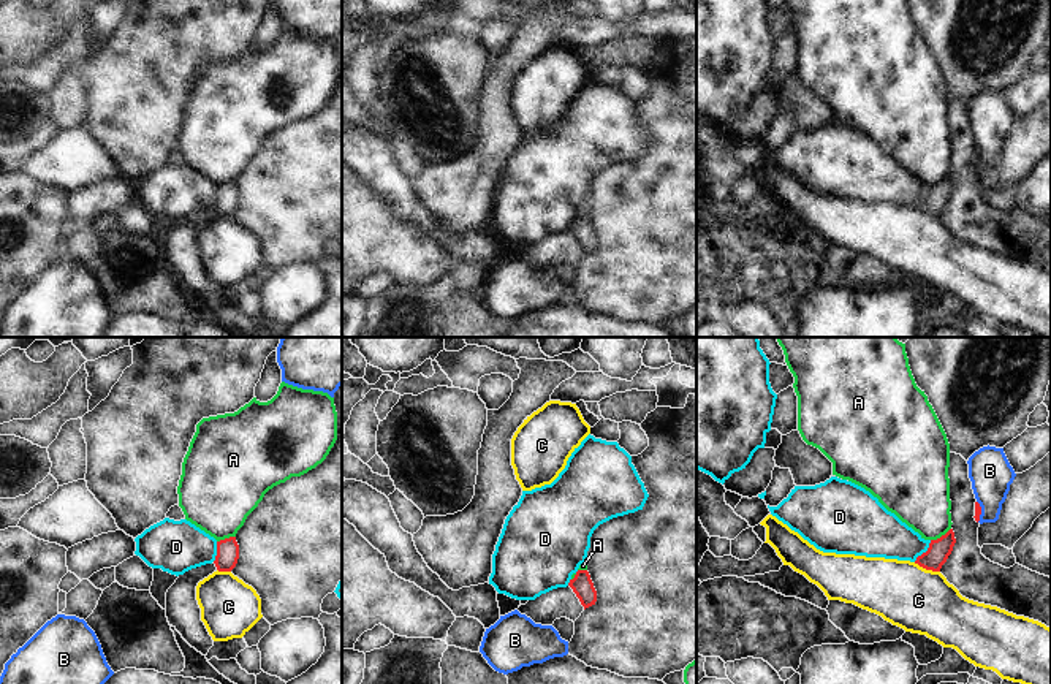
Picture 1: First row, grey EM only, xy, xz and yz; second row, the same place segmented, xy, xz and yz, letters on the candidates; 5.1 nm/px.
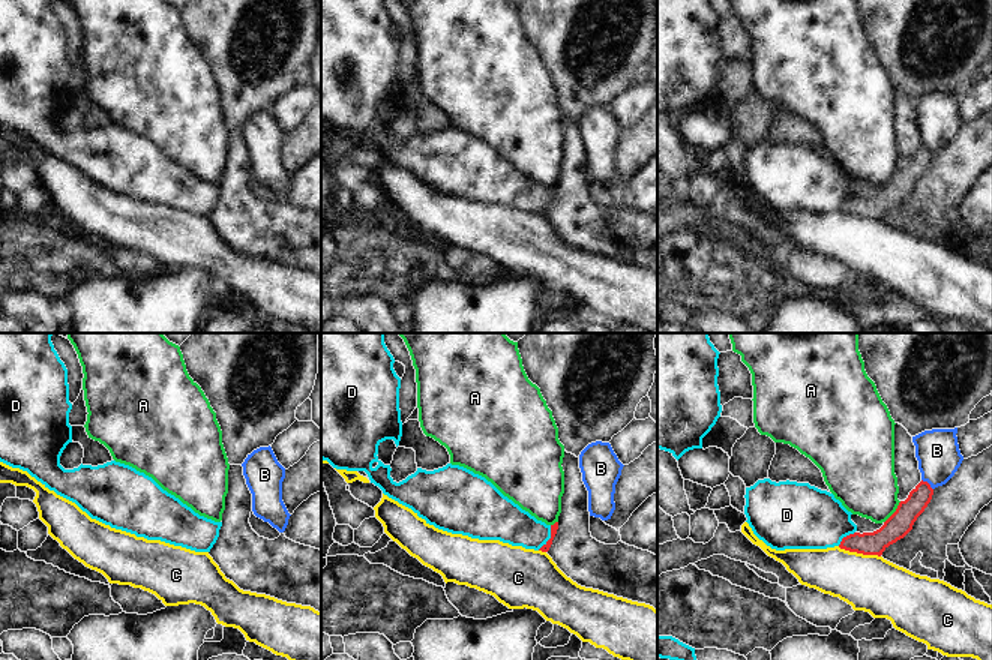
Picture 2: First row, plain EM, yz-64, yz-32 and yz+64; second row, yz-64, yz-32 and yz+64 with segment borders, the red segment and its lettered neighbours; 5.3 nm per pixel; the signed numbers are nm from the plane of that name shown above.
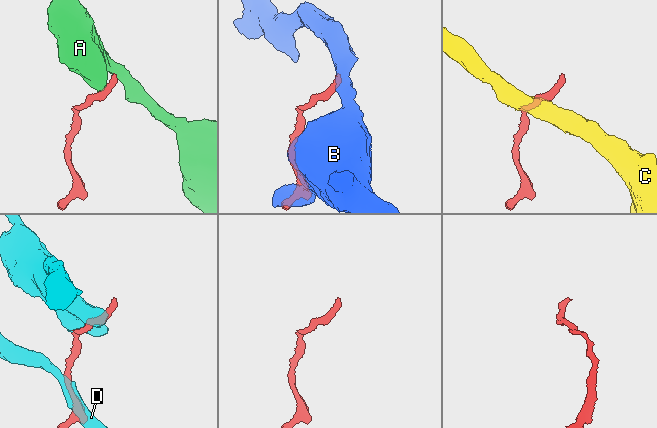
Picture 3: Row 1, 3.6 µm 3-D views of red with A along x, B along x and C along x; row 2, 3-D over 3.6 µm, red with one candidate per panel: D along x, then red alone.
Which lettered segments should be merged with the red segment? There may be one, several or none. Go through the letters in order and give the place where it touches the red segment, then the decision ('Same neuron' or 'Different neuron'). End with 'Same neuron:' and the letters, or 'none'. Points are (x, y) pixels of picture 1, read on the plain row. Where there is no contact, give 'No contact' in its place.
A: Touches red at yz (942, 181). Different neuron
B: Touches red at yz (980, 157). Different neuron
C: Touches red at yz (926, 214). Different neuron
D: Touches red at yz (926, 197). Different neuron
Same neuron: none

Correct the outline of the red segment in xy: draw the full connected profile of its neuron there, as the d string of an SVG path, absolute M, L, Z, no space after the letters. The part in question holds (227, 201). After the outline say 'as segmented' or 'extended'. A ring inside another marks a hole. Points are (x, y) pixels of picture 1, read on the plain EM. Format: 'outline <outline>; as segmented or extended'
outline M236 182L217 187L215 212L218 217L231 217L239 204L239 190Z; as segmented

